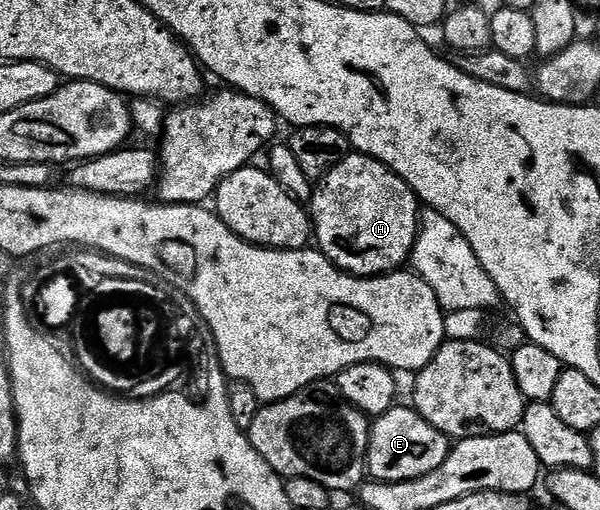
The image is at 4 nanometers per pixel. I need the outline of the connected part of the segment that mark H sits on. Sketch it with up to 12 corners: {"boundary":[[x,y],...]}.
{"boundary":[[352,151],[314,186],[314,244],[338,269],[410,262],[421,202]]}

